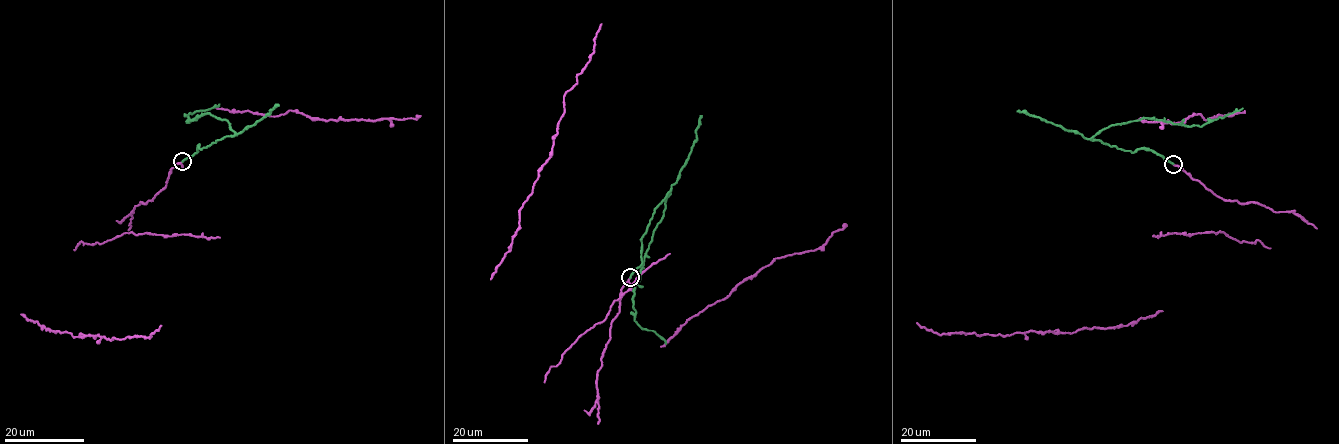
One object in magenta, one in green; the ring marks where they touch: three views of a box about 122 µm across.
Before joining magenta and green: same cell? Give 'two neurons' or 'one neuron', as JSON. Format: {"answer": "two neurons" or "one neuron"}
{"answer": "two neurons"}

